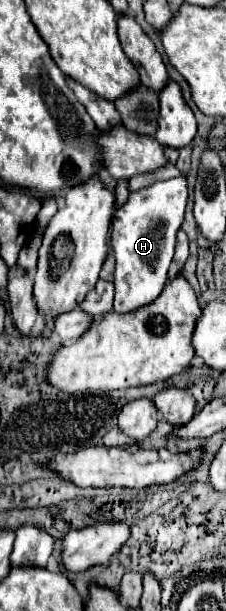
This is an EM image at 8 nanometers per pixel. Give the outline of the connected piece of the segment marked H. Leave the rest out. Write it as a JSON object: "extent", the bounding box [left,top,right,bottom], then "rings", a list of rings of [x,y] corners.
{"extent":[111,177,189,313],"rings":[[[175,177],[155,181],[153,185],[129,193],[127,203],[113,217],[111,247],[115,253],[115,313],[131,313],[139,307],[151,305],[167,283],[167,269],[173,259],[175,235],[183,223],[183,213],[189,199],[187,179]]]}

